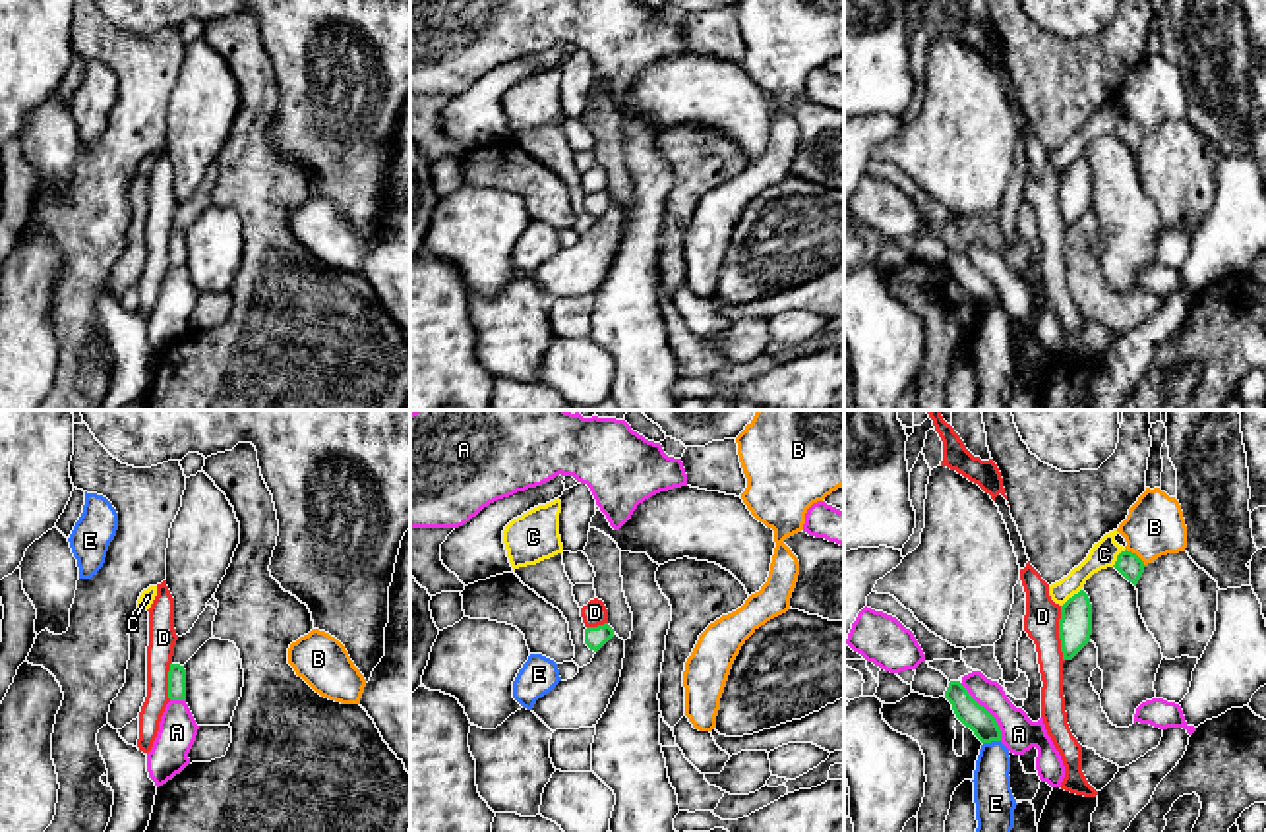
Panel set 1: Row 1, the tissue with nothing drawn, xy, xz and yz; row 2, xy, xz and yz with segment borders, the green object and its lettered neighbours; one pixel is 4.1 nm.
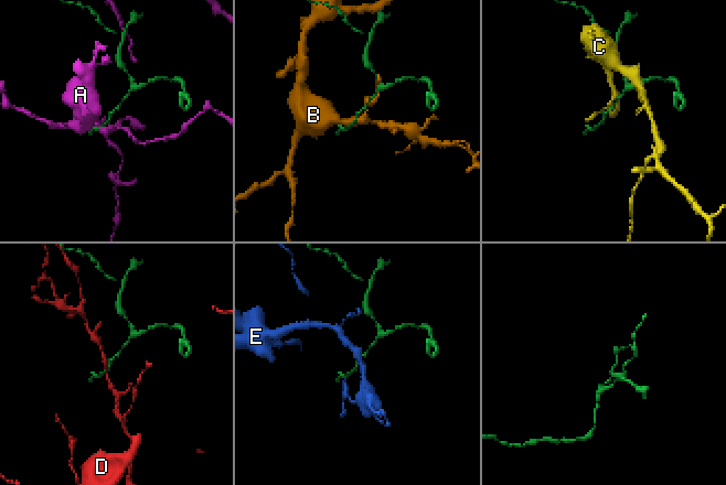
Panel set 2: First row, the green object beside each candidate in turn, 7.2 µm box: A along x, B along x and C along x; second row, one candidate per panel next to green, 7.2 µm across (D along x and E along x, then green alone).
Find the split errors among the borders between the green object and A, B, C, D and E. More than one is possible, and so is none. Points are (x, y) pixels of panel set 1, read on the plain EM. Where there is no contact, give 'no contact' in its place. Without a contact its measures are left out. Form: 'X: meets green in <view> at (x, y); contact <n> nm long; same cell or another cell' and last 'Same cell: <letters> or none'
A: meets green in yz at (988, 279); contact 300 nm long; another cell
B: meets green in yz at (1137, 122); contact 120 nm long; another cell
C: meets green in yz at (1073, 163); contact 120 nm long; another cell
D: meets green in yz at (1059, 200); contact 240 nm long; another cell
E: meets green in yz at (992, 306); contact 70 nm long; another cell
Same cell: none

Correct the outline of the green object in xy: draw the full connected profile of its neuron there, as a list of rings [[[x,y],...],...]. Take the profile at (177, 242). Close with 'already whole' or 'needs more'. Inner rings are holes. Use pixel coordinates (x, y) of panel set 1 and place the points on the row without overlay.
[[[170,230],[168,265],[170,267],[186,267],[186,236],[180,230]]]; already whole

